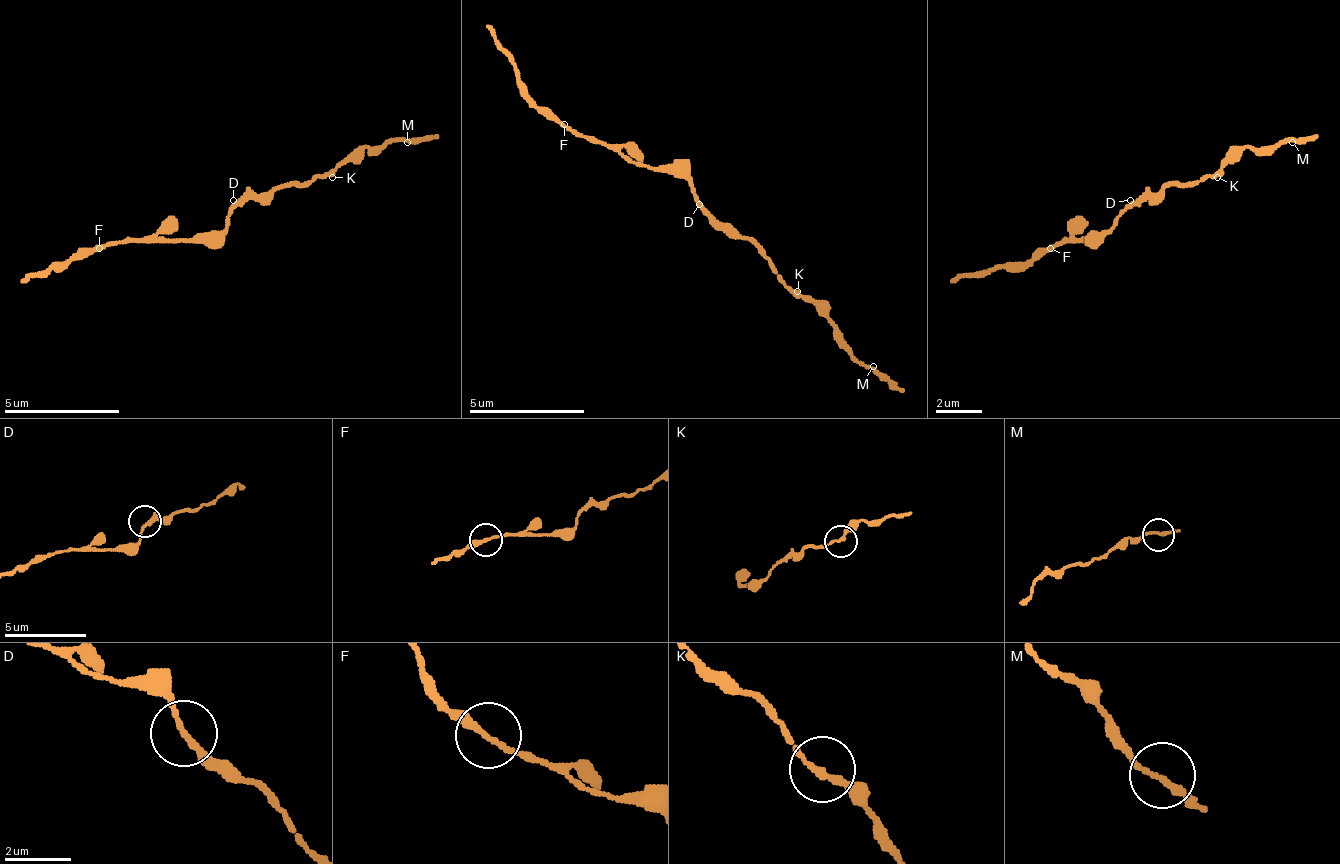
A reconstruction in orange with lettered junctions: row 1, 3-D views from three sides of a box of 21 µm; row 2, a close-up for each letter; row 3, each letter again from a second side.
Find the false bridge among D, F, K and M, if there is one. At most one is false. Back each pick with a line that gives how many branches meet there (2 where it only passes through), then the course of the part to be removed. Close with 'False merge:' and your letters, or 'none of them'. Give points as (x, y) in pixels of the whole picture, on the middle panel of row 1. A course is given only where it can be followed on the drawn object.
False merge: none of them

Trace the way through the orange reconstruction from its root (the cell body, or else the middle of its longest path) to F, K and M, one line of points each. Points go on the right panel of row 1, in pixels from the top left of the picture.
F: (1118, 217), (1095, 240), (1054, 240), (1048, 246)
K: (1118, 217), (1135, 200), (1153, 200), (1176, 182), (1199, 182), (1205, 177), (1217, 177)
M: (1118, 217), (1135, 200), (1153, 200), (1176, 182), (1217, 177), (1246, 148), (1292, 142)

